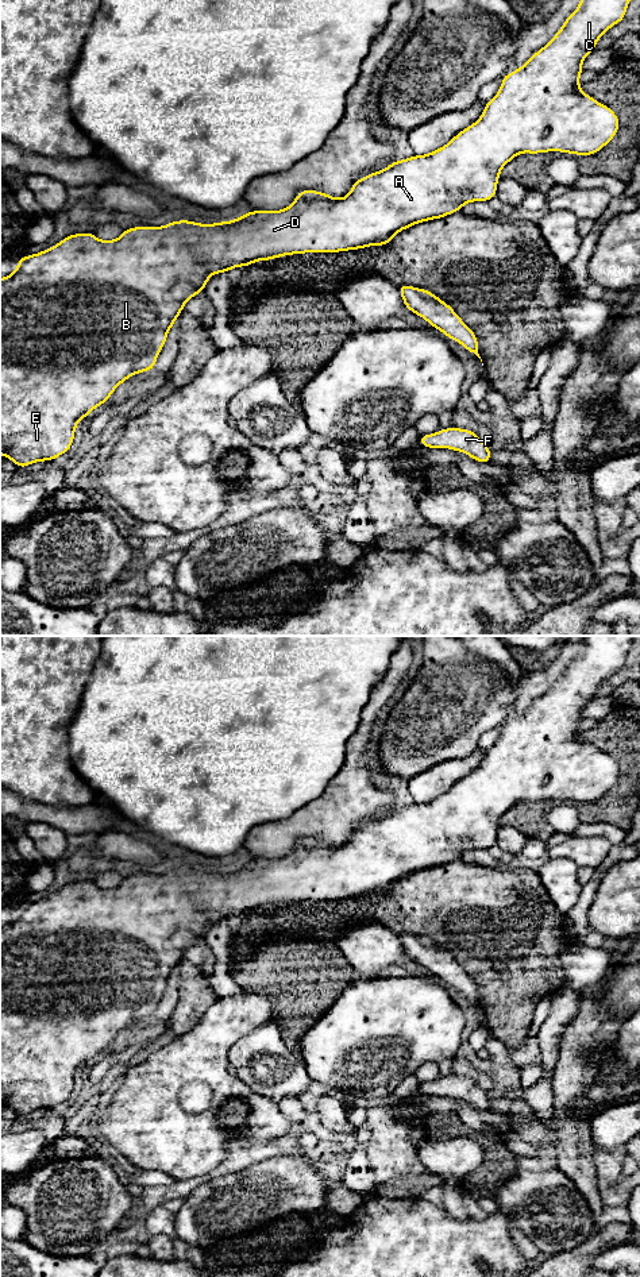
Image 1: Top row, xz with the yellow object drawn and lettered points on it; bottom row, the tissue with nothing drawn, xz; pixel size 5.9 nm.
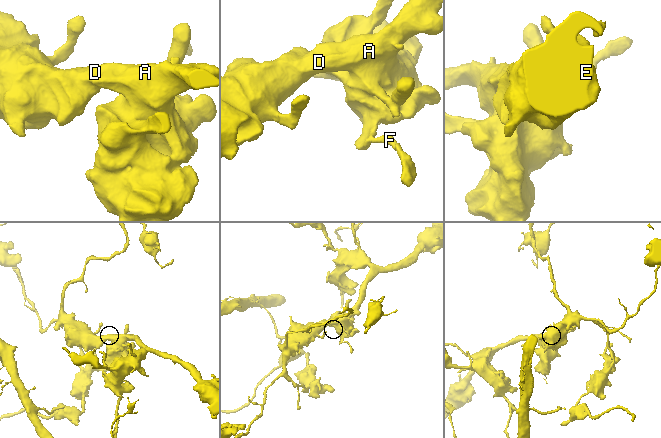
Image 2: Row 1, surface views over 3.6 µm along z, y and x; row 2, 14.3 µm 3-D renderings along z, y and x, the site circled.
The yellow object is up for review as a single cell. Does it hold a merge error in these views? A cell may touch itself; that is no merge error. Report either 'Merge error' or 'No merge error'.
No merge error

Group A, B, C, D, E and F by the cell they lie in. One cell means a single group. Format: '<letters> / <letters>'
A B C D E F

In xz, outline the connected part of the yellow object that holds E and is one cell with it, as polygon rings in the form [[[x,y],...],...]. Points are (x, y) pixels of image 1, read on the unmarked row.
[[[585,636],[578,656],[554,686],[521,715],[504,724],[500,738],[486,751],[475,771],[432,800],[396,807],[383,818],[356,827],[343,846],[319,838],[300,838],[296,848],[281,859],[250,859],[235,868],[209,873],[177,868],[163,875],[132,875],[115,888],[100,888],[92,880],[74,881],[45,899],[20,904],[14,921],[0,926],[0,1103],[22,1116],[35,1110],[51,1110],[68,1100],[81,1066],[108,1049],[122,1030],[154,1016],[185,950],[204,940],[213,922],[285,903],[385,894],[396,881],[417,871],[462,859],[466,850],[496,845],[501,817],[518,802],[560,799],[585,805],[602,798],[617,783],[618,765],[609,755],[583,741],[578,726],[583,719],[582,709],[609,676],[624,668],[636,638]]]

